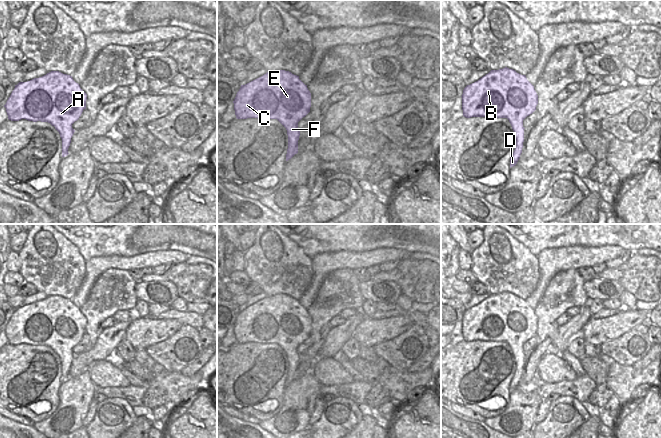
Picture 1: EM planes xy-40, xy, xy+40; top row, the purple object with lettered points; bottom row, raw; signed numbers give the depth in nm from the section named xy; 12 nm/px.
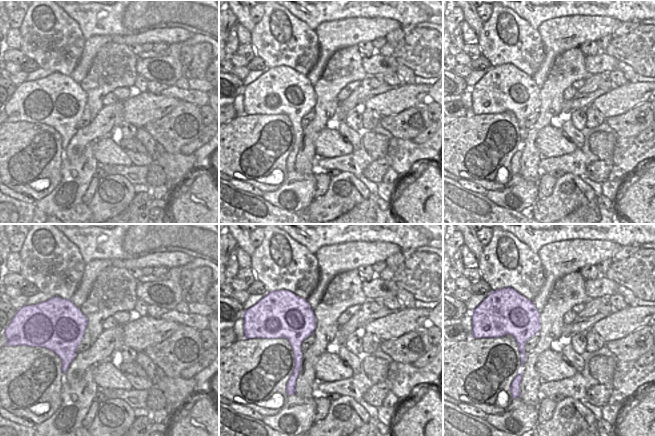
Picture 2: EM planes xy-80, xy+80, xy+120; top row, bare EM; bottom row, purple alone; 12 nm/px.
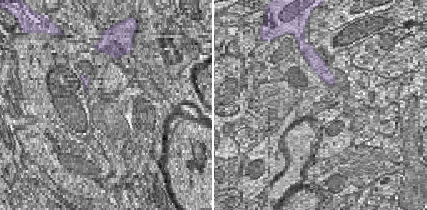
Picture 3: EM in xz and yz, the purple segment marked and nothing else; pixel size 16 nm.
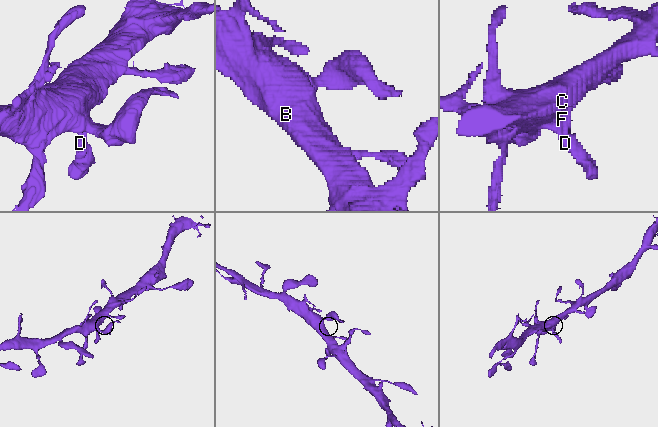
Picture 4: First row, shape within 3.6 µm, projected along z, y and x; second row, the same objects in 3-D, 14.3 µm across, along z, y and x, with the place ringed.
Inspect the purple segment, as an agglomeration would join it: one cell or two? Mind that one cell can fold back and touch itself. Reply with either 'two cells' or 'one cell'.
one cell

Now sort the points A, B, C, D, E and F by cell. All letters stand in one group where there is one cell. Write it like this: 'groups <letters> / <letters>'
groups A B C D E F

